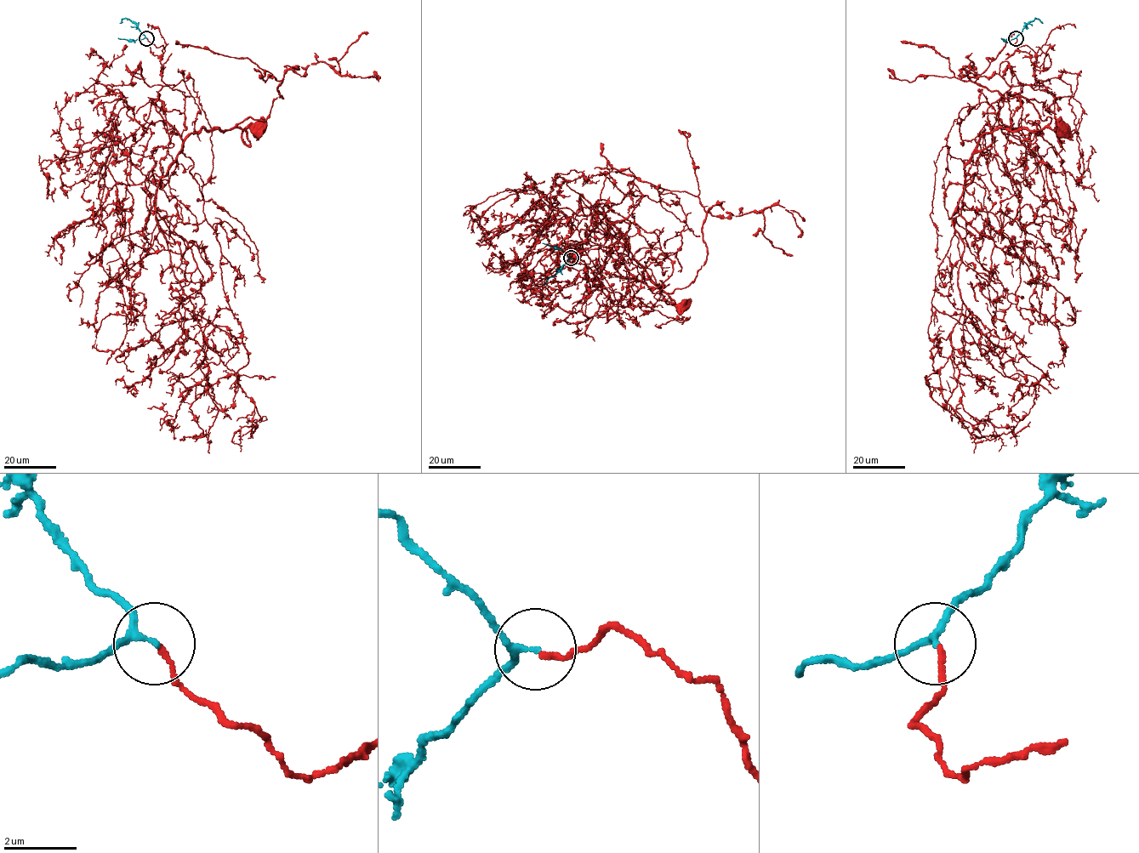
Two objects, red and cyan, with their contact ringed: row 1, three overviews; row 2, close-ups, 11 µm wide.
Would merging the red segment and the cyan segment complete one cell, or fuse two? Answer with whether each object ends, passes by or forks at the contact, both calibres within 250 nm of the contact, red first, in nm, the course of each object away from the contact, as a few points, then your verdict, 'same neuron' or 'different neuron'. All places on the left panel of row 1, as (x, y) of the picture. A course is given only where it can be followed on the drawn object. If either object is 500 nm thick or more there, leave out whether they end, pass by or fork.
red ends | cyan passes by | 130/140 nm | red via (147, 37), (182, 150), (203, 127), (249, 145), (256, 127) | cyan via (146, 37), (129, 19), (123, 18), (120, 23) | same neuron

